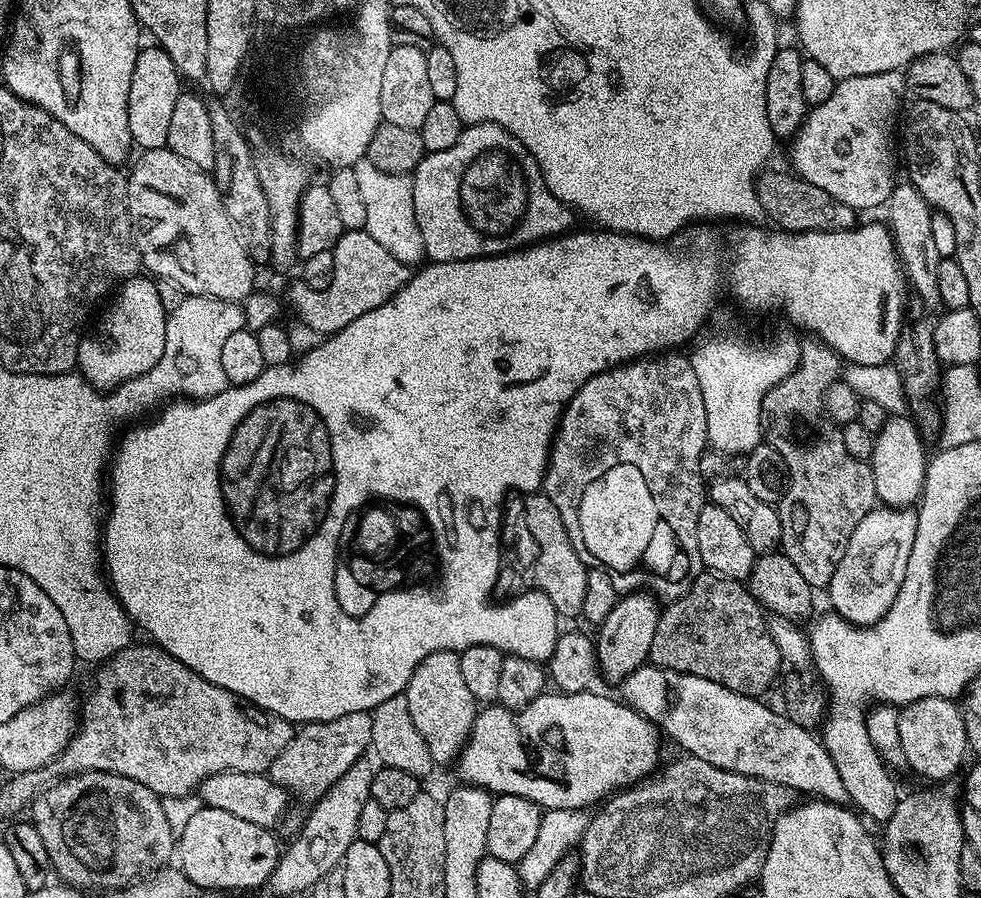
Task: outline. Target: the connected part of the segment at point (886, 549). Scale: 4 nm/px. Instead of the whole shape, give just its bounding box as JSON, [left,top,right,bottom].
[826,506,916,626]

